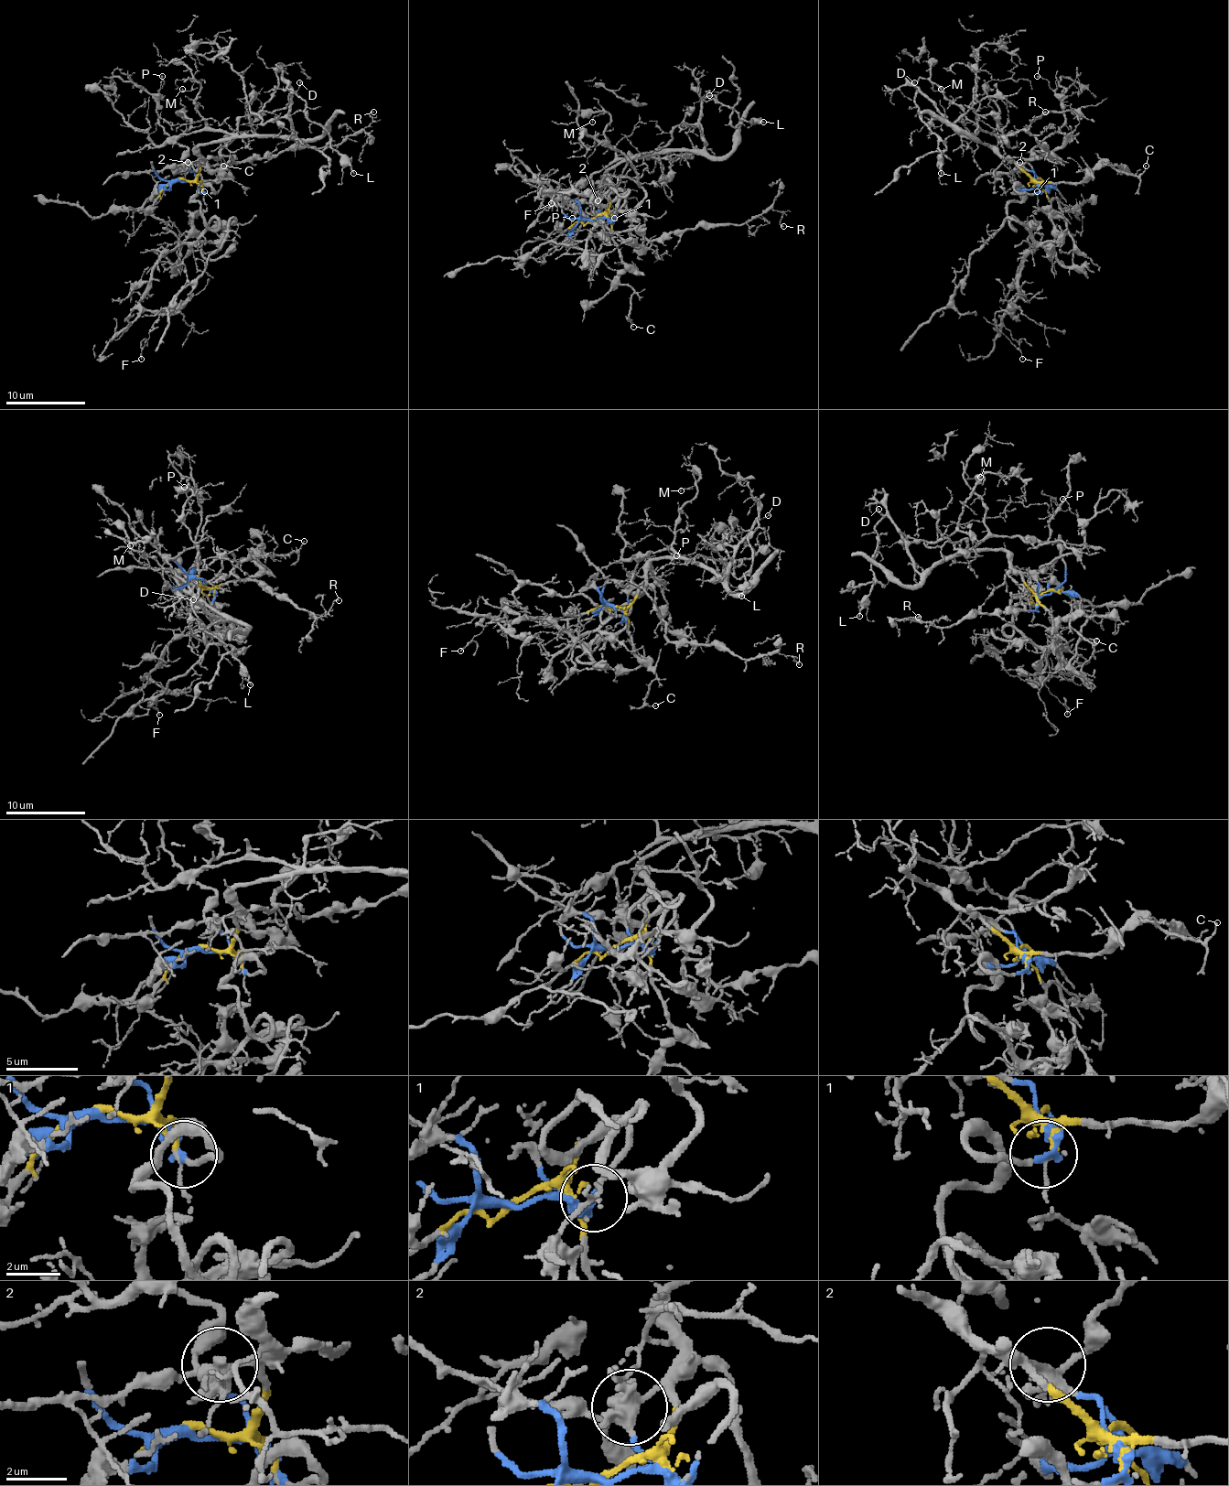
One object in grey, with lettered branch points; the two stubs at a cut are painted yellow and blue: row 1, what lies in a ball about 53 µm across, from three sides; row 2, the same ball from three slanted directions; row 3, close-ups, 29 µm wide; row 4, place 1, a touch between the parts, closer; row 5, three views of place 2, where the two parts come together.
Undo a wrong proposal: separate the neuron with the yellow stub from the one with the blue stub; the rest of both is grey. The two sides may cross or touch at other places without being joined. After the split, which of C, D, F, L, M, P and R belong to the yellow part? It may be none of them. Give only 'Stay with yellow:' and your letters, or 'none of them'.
Stay with yellow: C, D, L, M, P, R

